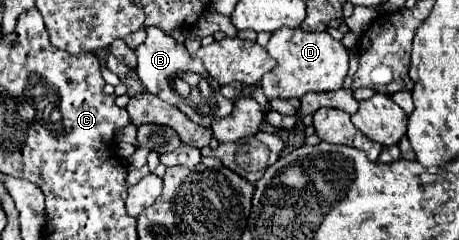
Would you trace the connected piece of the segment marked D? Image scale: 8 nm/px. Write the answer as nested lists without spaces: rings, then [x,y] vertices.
[[[280,28],[272,34],[268,54],[278,62],[276,68],[264,74],[260,88],[268,100],[300,98],[306,92],[332,92],[342,88],[348,74],[348,50],[328,32],[304,32],[300,28]]]

